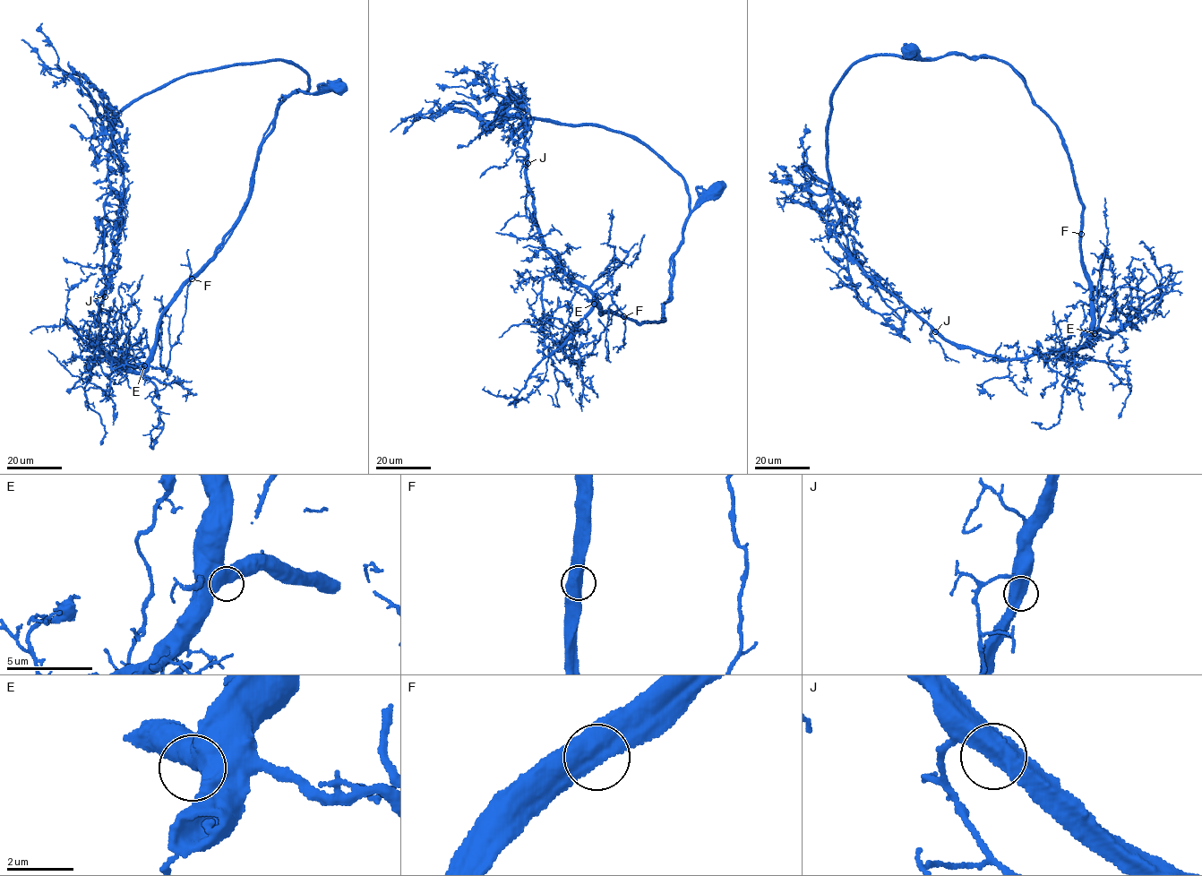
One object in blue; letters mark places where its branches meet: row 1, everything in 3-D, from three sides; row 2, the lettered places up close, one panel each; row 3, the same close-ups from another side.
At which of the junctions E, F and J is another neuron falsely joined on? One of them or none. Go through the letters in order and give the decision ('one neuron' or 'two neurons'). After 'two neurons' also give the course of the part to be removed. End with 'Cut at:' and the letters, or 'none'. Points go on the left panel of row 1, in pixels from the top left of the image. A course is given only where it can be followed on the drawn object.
E: one neuron
F: one neuron
J: one neuron
Cut at: none

